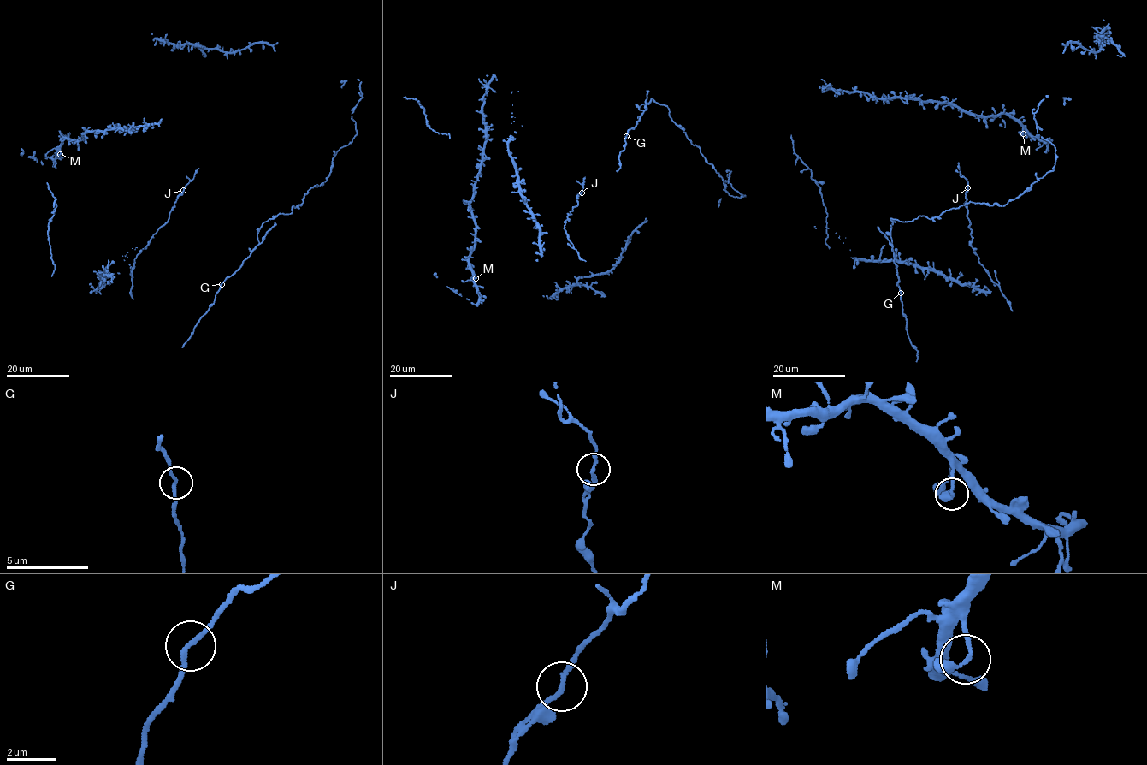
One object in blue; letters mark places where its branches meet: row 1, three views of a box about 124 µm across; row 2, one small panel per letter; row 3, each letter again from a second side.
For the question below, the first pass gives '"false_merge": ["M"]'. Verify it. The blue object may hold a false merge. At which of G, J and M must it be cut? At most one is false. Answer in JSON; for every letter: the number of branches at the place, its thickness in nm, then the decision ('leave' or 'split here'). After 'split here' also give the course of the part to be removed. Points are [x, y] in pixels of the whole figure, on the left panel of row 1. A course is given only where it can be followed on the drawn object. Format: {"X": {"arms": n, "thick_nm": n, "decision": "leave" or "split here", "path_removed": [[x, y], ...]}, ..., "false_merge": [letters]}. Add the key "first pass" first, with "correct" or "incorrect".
{"first pass": "incorrect", "G": {"arms": 2, "thick_nm": 180, "decision": "leave"}, "J": {"arms": 2, "thick_nm": 180, "decision": "leave"}, "M": {"arms": 2, "thick_nm": 180, "decision": "leave"}, "false_merge": []}

